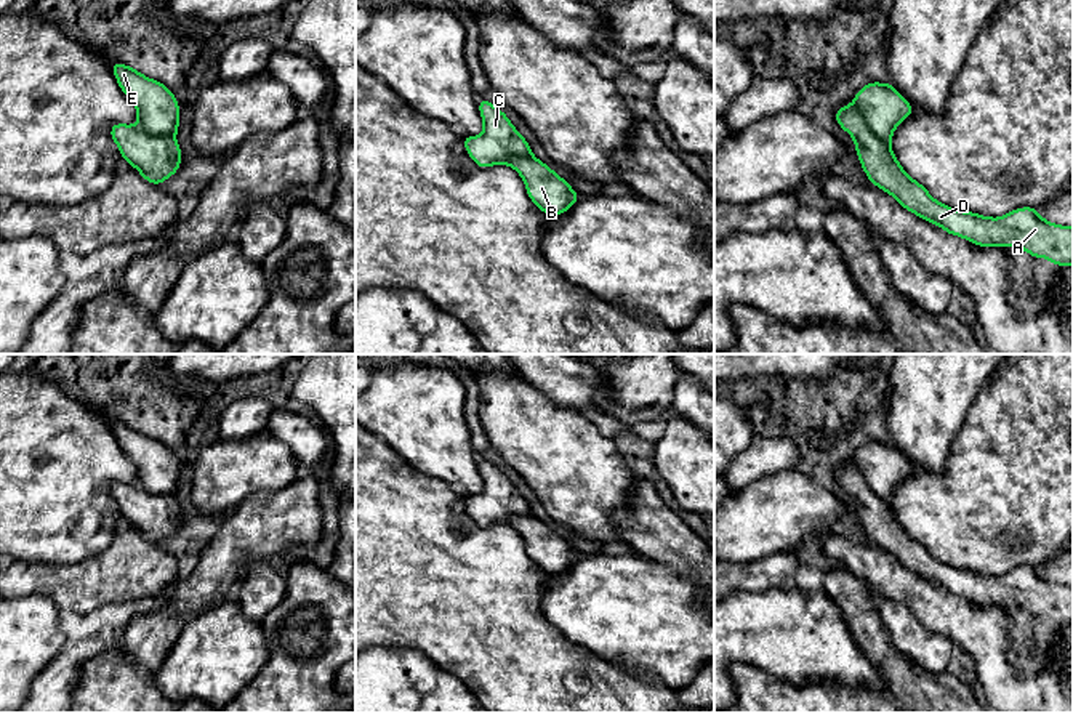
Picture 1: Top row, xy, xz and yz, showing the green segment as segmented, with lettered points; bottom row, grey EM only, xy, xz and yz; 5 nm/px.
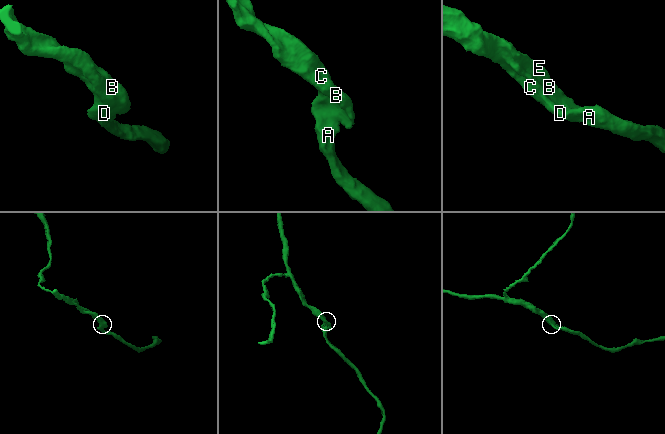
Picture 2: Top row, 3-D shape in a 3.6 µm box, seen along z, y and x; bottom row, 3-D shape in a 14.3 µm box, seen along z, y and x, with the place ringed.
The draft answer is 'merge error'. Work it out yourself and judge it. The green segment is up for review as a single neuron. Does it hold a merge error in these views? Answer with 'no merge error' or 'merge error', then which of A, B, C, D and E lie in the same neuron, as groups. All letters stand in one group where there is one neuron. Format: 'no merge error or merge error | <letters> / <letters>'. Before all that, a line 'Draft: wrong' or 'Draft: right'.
Draft: wrong
no merge error | A B C D E

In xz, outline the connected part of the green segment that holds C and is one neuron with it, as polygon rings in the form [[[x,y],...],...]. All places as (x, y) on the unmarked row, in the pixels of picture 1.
[[[479,457],[479,473],[484,490],[477,495],[463,495],[464,508],[477,526],[514,527],[530,559],[548,575],[564,574],[581,558],[562,535],[532,513],[528,500],[503,469]]]

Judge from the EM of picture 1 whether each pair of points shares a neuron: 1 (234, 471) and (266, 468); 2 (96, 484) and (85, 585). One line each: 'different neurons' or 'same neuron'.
1: same neuron
2: different neurons

